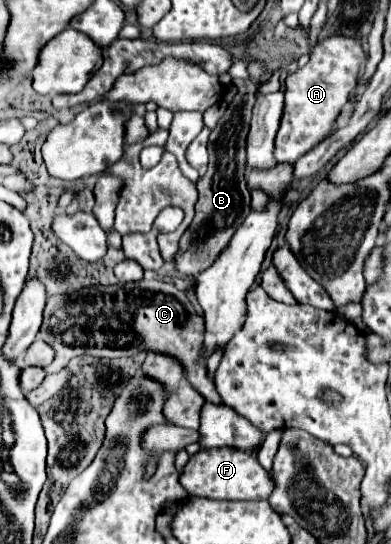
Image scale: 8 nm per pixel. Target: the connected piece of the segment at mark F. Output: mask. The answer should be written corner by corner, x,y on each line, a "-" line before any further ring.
218,447
218,449
200,449
184,467
180,483
190,495
206,499
240,499
240,501
258,501
270,499
276,483
272,475
258,463
258,459
242,449

